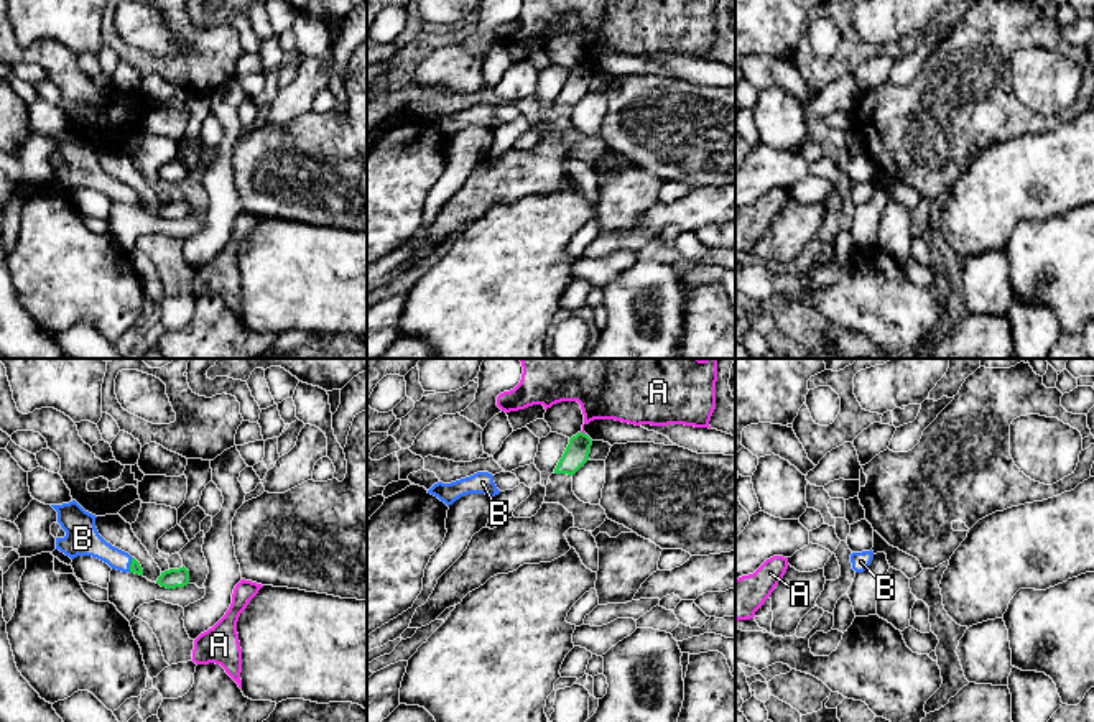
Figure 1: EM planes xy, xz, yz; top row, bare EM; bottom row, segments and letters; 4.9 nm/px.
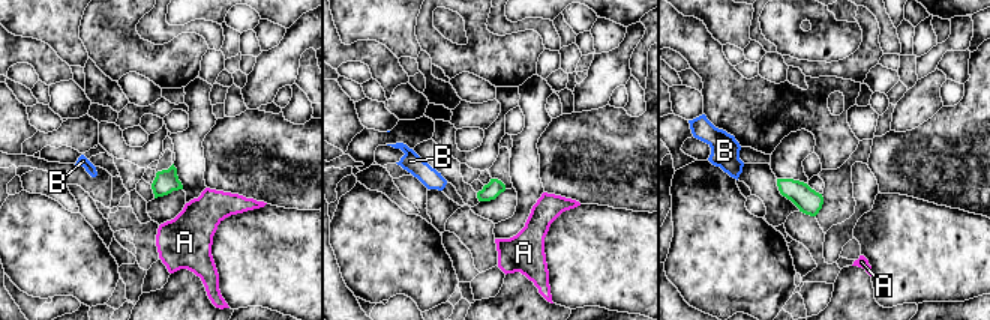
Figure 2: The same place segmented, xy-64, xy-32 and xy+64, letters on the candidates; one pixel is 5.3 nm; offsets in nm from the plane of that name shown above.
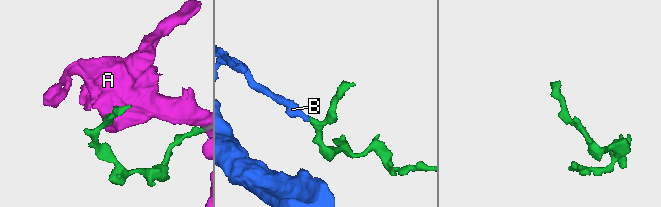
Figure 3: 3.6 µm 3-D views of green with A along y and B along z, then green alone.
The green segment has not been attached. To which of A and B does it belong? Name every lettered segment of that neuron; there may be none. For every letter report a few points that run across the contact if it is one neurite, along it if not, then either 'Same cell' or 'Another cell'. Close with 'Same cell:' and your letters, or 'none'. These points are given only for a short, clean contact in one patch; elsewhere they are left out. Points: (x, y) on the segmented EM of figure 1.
A: Another cell
B: Line: xy (135, 566), (130, 564), (86, 541). Same cell
Same cell: B

